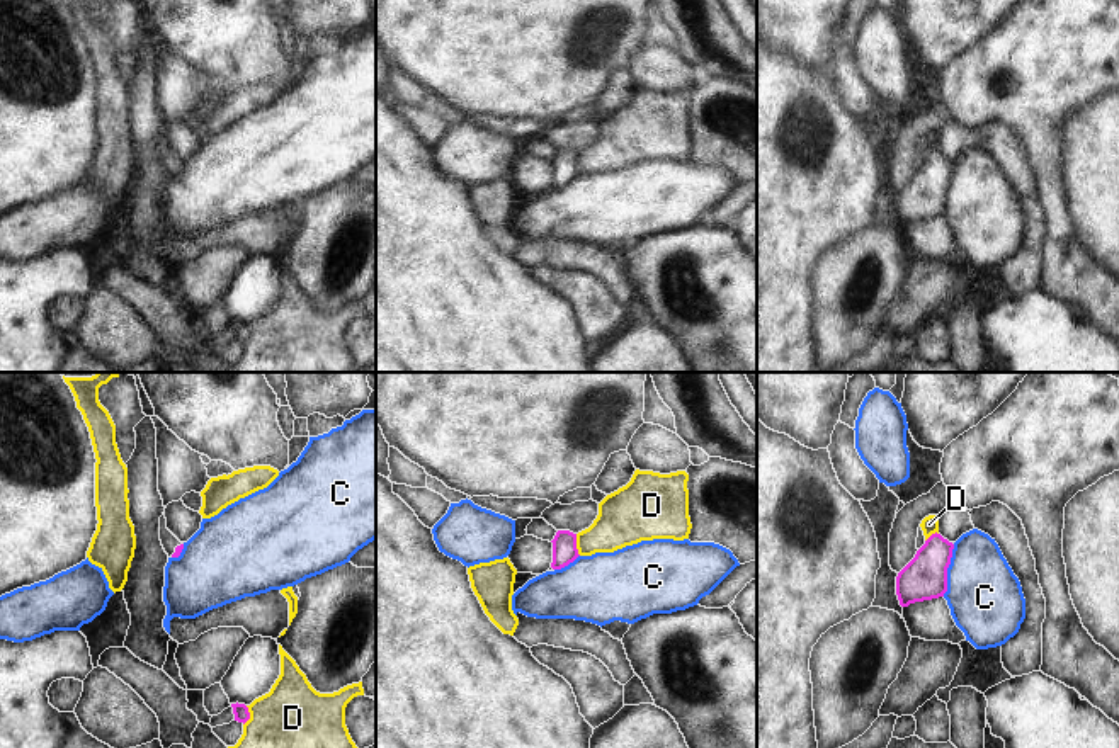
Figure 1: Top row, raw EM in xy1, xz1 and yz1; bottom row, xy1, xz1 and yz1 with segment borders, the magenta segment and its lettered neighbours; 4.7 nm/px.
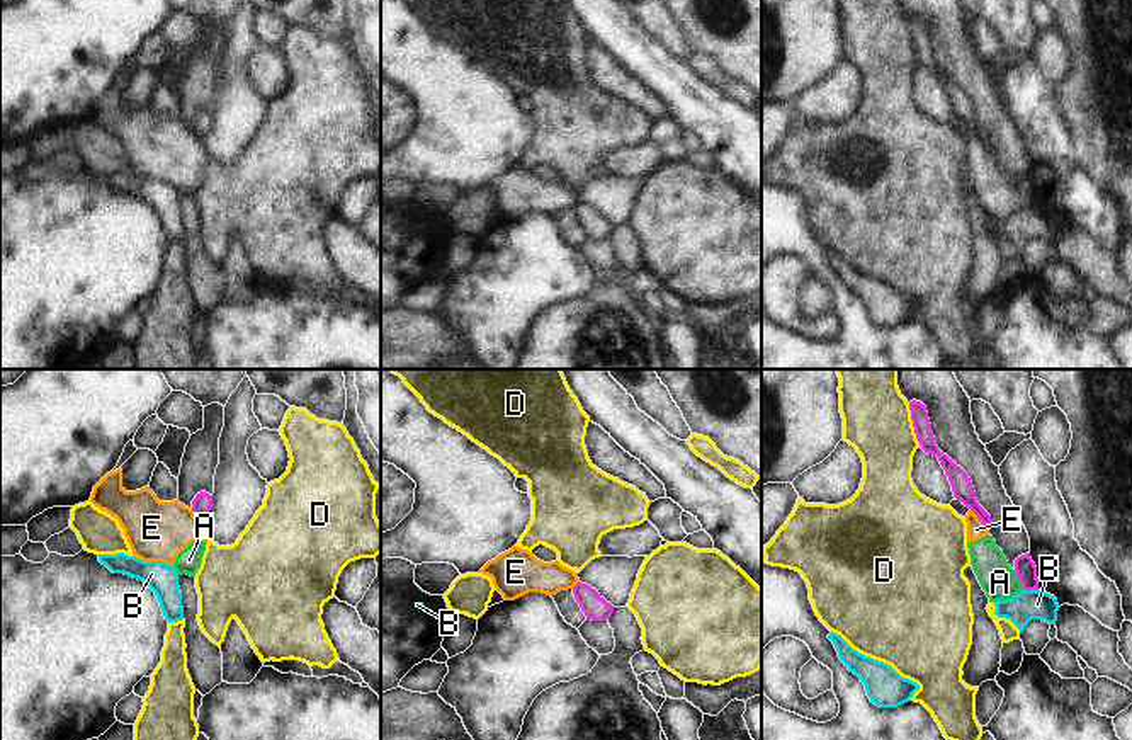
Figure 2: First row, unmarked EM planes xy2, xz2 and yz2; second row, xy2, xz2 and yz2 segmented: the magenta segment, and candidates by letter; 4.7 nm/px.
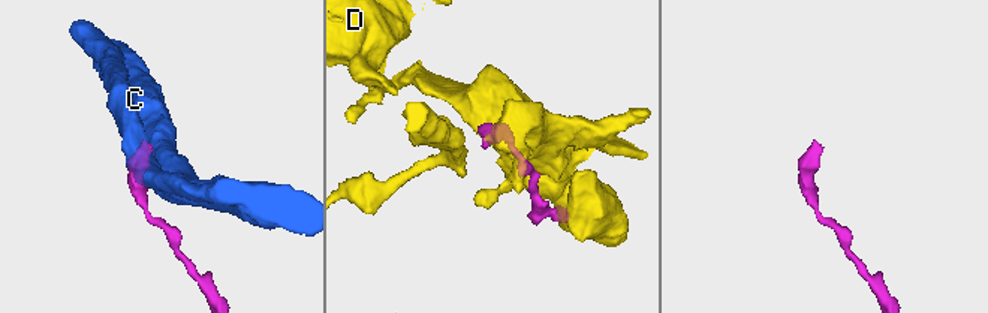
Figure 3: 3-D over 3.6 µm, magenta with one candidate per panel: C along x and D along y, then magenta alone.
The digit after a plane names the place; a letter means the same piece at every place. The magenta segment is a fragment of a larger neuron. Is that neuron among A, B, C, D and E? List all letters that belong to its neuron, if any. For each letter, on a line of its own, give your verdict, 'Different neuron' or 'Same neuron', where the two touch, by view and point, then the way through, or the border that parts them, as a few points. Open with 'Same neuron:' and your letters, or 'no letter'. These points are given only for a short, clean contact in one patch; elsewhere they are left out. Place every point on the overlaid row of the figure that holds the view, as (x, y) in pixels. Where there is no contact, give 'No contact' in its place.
Same neuron: no letter
A: Different neuron. Touches magenta at yz2 (1018, 579)
B: Different neuron. Touches magenta at yz2 (1030, 589). Boundary: yz2 (1024, 587), (1037, 589)
C: Different neuron. Touches magenta at yz1 (946, 570). Boundary: yz1 (954, 544), (942, 595)
D: Different neuron. Touches magenta at yz2 (913, 426)
E: Different neuron. Touches magenta at yz2 (978, 518). Boundary: yz2 (971, 509), (986, 528).

